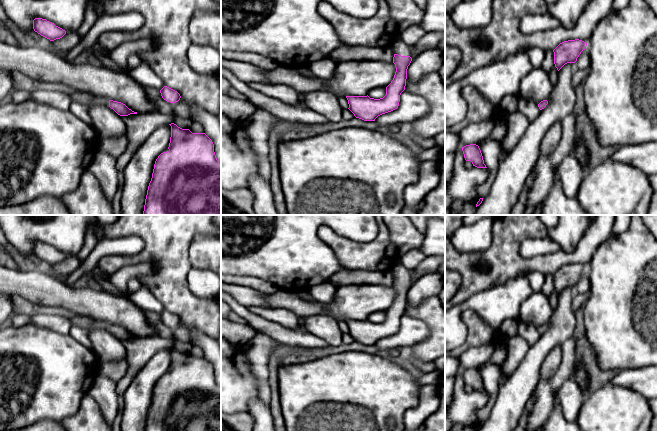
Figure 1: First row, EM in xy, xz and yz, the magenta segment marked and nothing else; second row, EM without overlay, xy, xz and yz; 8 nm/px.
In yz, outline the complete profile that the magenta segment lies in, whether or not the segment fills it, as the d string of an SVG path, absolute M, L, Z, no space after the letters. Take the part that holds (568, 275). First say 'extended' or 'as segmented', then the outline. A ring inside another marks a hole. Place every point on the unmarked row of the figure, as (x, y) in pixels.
as segmented | M575 263L560 267L554 274L554 288L559 295L567 287L575 287L583 274L586 273L587 267Z

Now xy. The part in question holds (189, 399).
as segmented | M171 347L169 375L155 385L144 431L221 431L221 386L216 382L214 368L205 357L192 357Z

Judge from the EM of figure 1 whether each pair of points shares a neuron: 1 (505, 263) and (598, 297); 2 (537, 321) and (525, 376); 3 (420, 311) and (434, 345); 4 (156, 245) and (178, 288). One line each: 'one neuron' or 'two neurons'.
1: two neurons
2: two neurons
3: one neuron
4: one neuron

